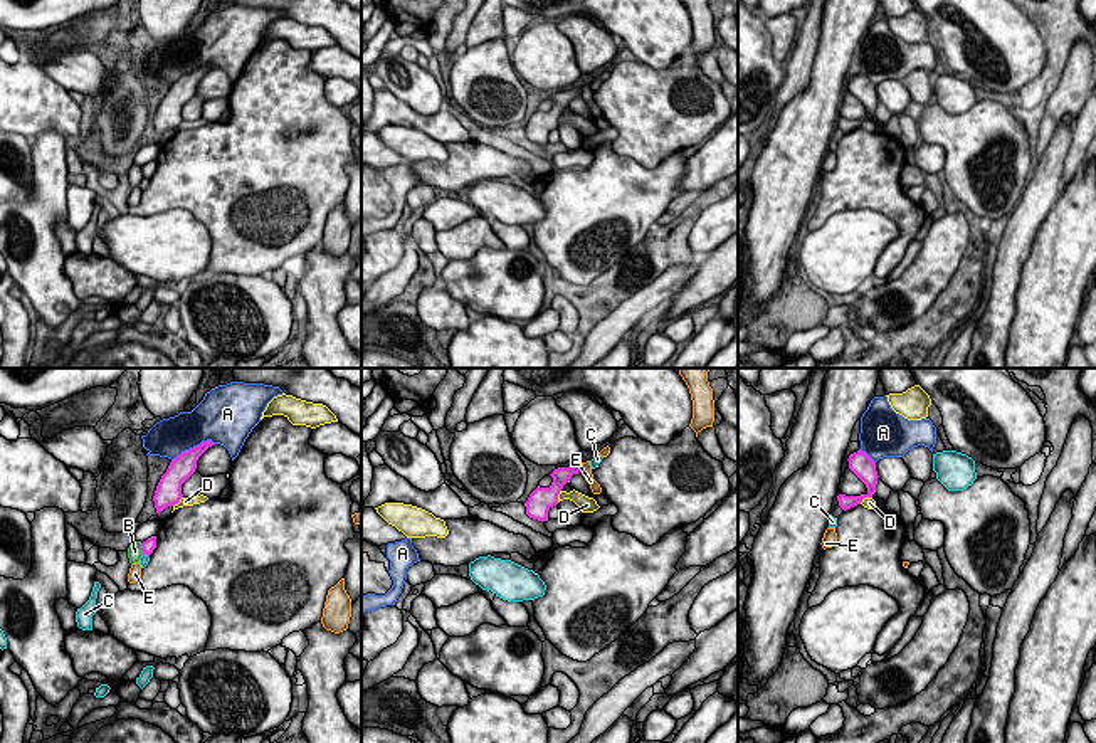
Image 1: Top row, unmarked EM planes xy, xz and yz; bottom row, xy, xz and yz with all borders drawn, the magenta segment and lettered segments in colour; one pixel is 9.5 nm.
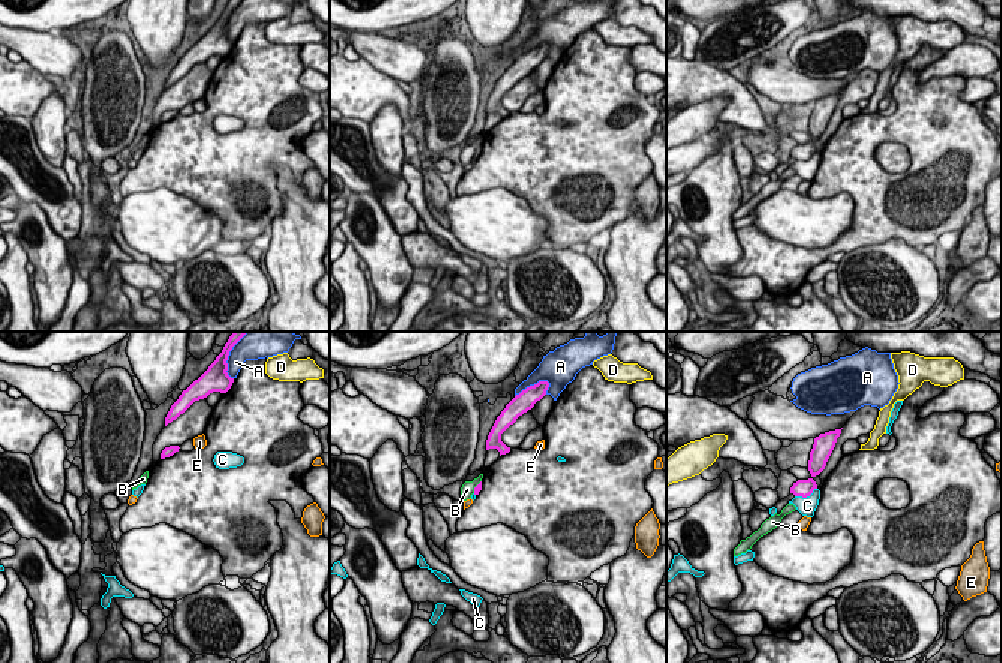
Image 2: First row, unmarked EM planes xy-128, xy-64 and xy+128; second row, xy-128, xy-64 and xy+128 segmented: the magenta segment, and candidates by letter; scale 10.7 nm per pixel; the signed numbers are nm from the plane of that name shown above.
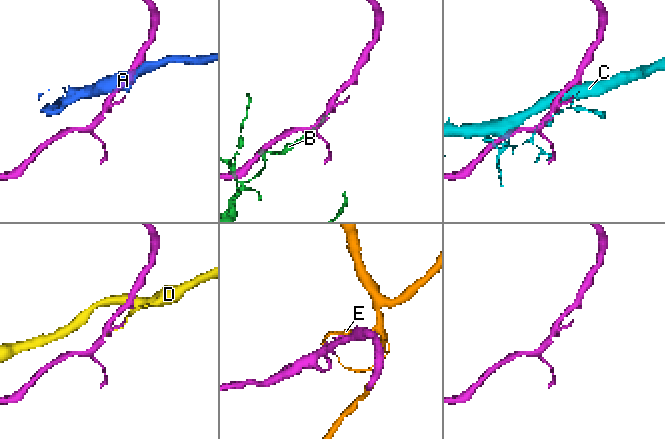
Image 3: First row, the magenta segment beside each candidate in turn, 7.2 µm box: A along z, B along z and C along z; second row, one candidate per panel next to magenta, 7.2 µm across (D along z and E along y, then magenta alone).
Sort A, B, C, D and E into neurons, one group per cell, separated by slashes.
A / B / C / D / E

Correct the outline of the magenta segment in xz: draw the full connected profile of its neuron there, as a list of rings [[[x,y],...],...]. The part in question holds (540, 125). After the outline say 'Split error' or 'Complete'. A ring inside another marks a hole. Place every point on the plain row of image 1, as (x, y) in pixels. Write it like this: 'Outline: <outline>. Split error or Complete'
Outline: [[[582,87],[568,89],[568,91],[558,91],[550,99],[553,101],[553,106],[550,111],[536,111],[528,124],[526,138],[538,145],[548,145],[548,134],[558,128],[558,118],[563,113],[566,106],[570,106],[573,97],[582,96]]]. Complete

